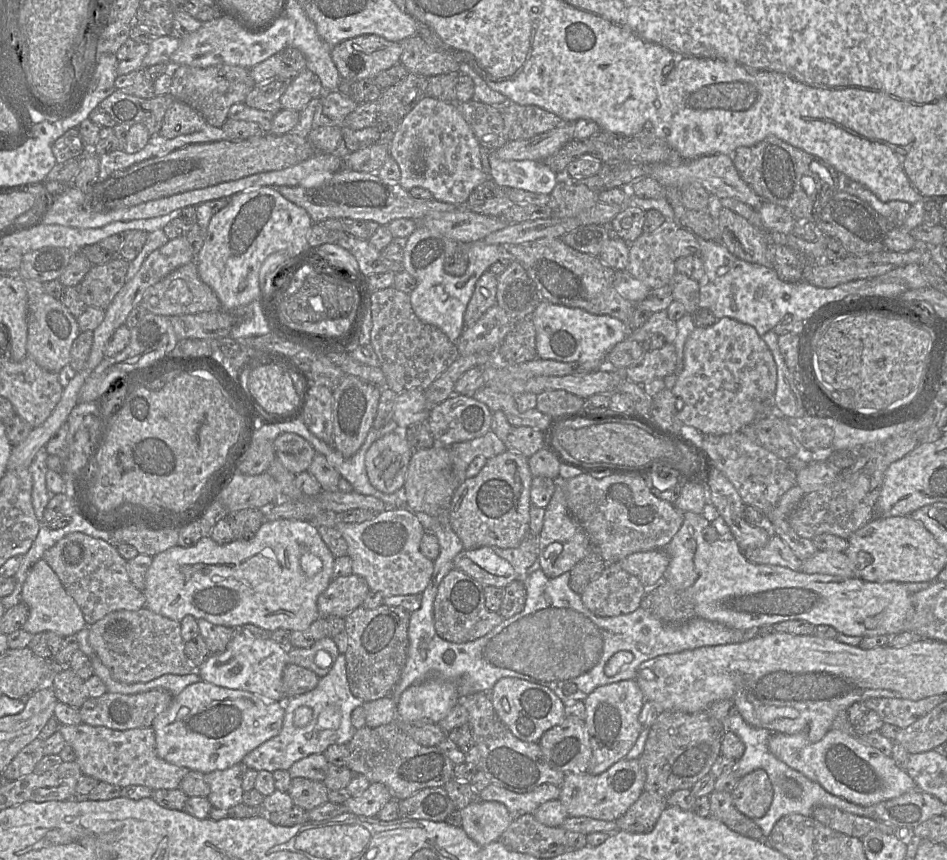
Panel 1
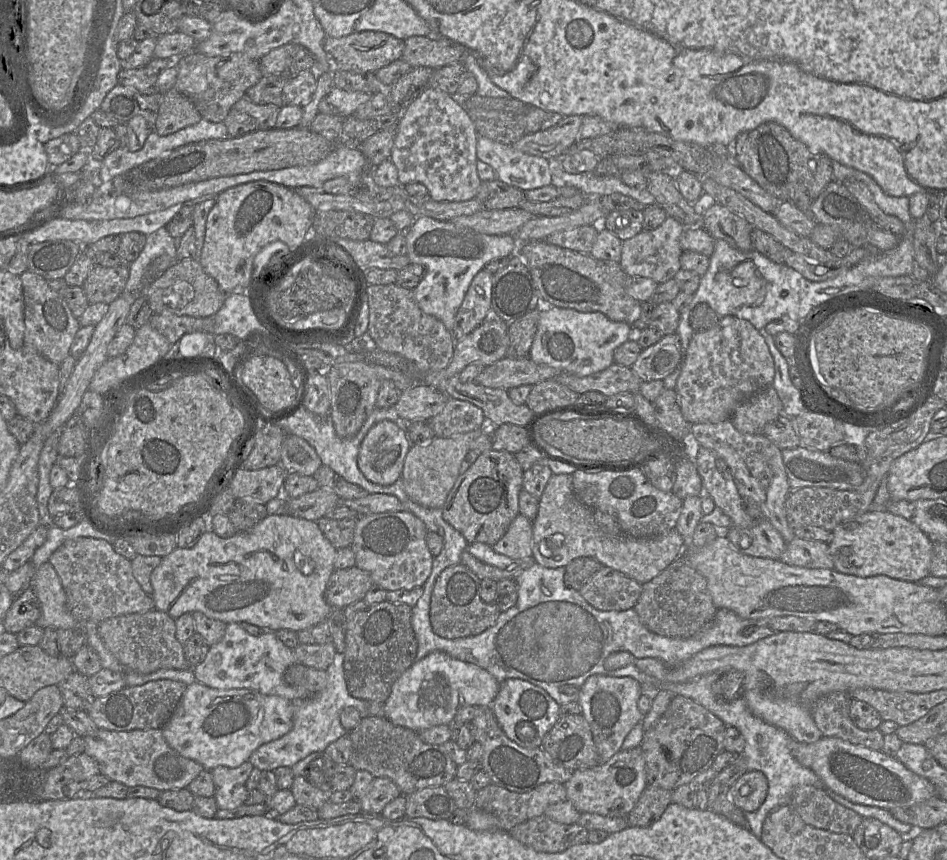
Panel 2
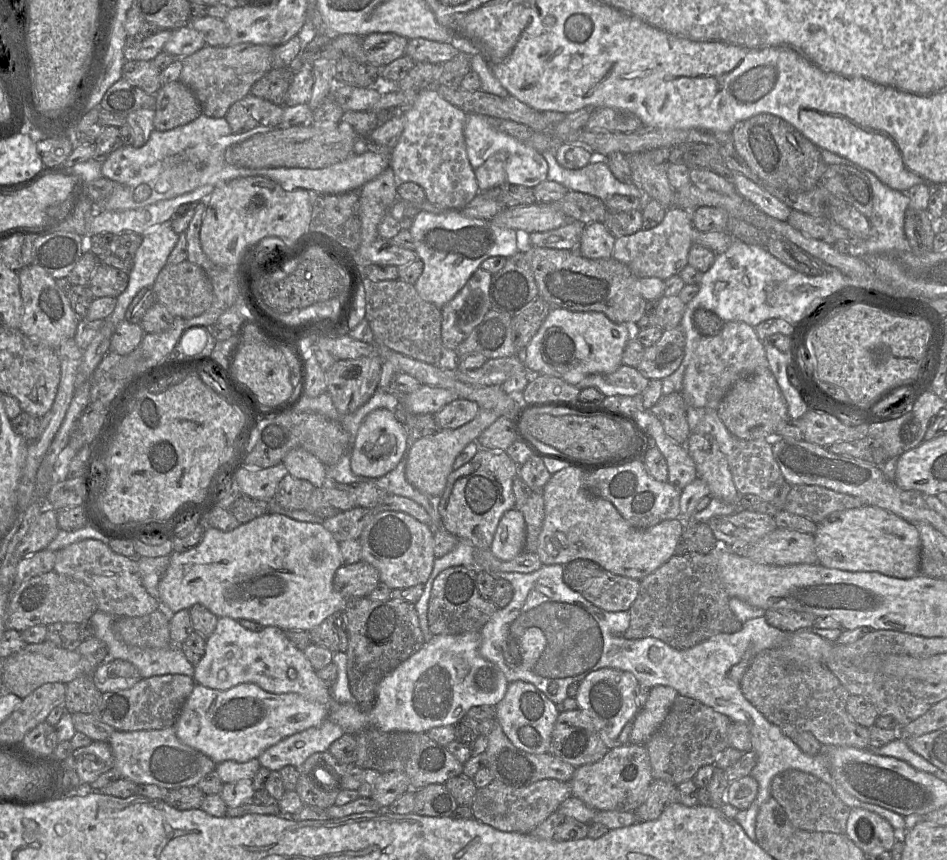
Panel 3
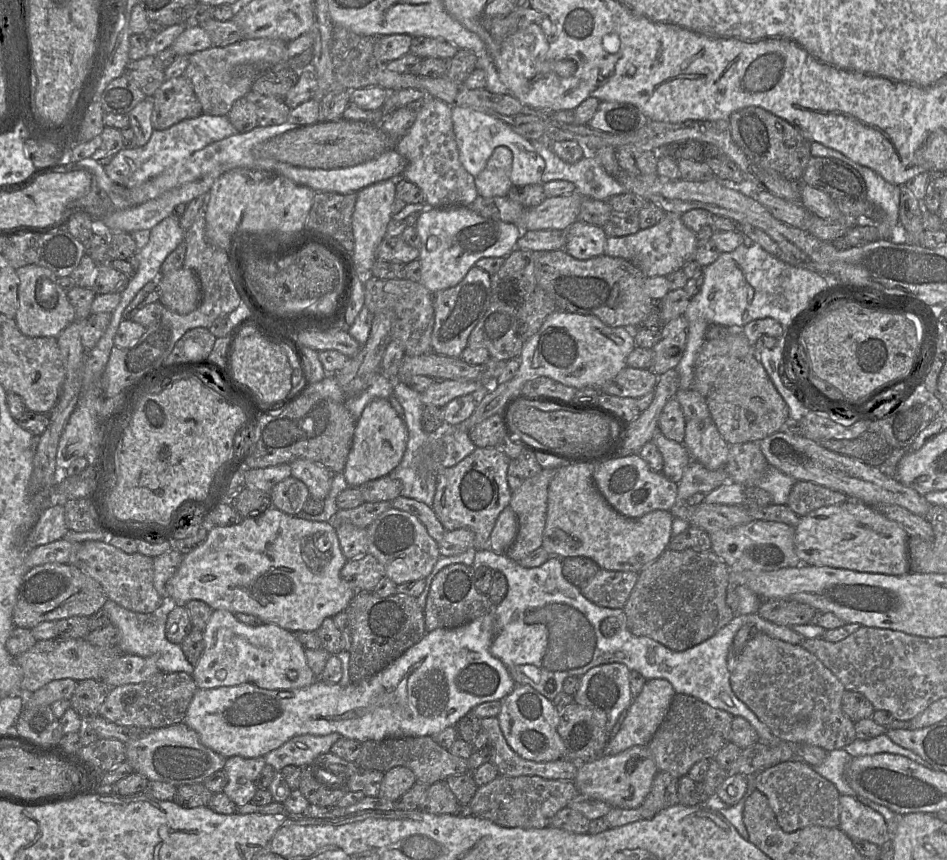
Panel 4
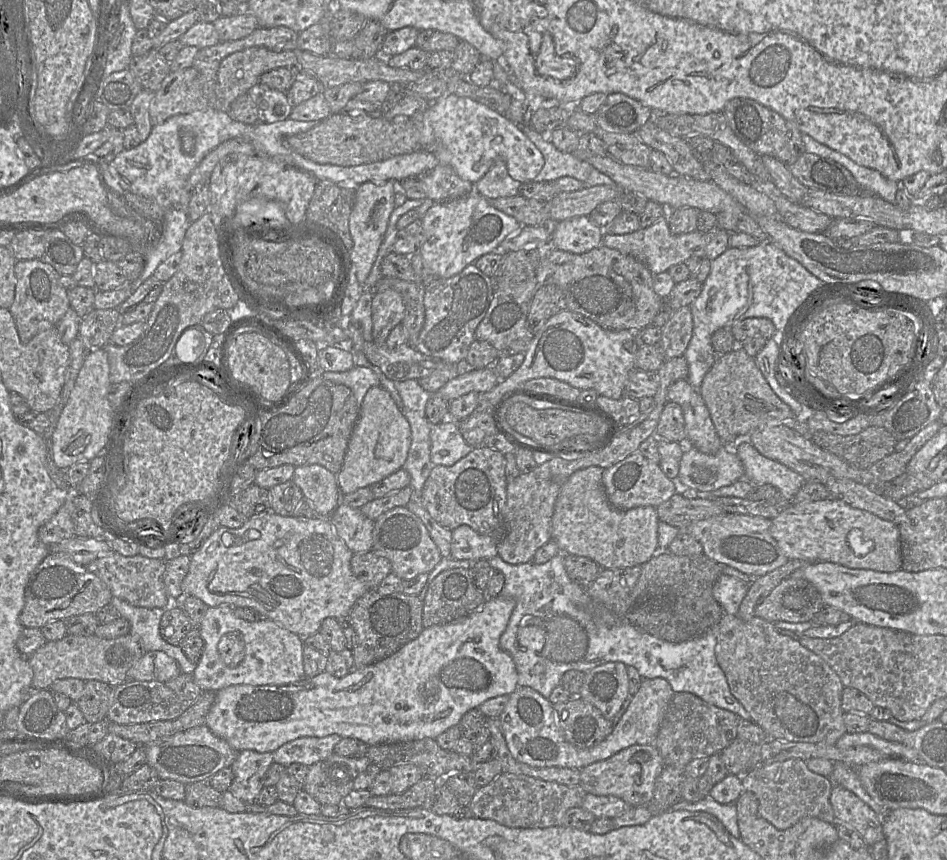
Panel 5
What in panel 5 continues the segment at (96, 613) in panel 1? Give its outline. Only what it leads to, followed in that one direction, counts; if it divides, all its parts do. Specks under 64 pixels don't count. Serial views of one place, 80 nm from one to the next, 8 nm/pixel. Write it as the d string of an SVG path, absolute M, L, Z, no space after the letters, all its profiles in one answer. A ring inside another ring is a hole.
M111 550L107 555L97 558L86 567L106 584L113 597L120 598L133 606L162 608L168 602L163 581L165 559L147 558L139 553L134 556L123 556Z

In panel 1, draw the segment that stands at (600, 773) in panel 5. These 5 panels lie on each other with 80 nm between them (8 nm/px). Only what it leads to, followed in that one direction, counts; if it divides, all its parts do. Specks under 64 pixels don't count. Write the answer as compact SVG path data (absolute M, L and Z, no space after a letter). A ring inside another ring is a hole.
M621 759L598 775L568 773L560 787L559 801L569 817L589 817L615 821L637 801L644 791L646 773L639 759Z

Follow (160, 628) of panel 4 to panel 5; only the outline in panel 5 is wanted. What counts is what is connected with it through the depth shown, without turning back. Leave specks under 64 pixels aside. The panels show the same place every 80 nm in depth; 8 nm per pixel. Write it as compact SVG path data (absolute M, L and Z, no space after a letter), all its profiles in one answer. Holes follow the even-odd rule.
M113 597L112 604L130 624L130 635L140 644L144 652L163 651L173 658L184 674L193 674L197 663L191 662L179 645L166 642L160 634L160 620L167 610L181 607L181 599L168 598L162 608L136 607Z

